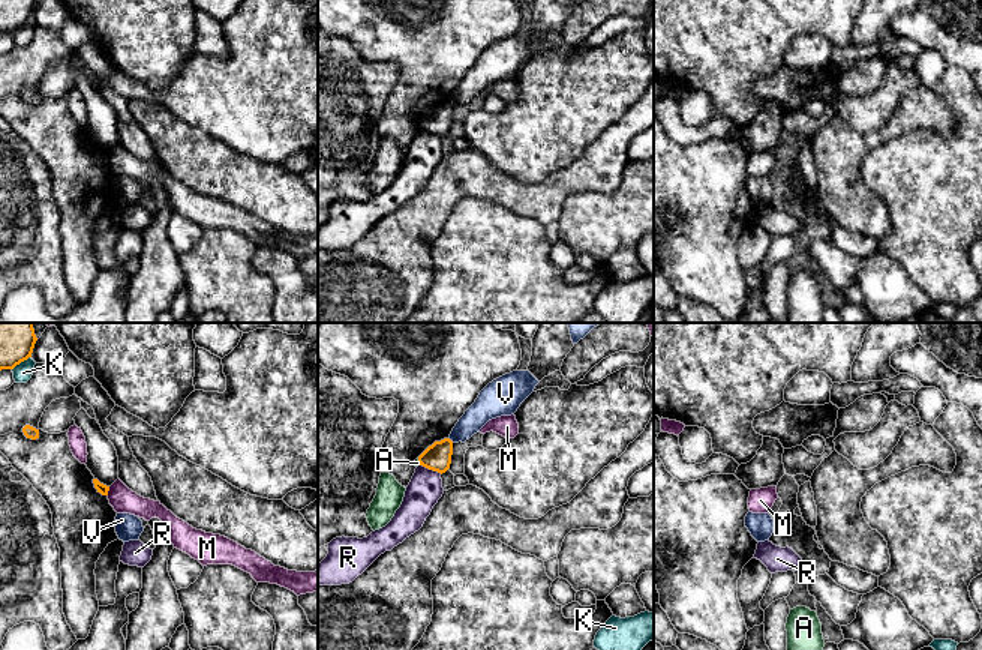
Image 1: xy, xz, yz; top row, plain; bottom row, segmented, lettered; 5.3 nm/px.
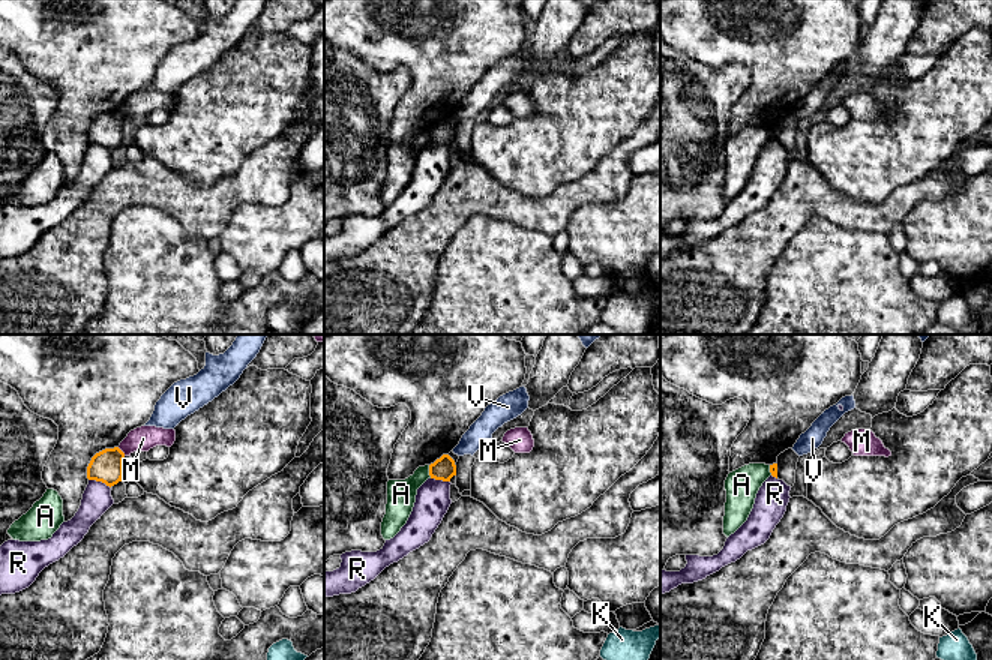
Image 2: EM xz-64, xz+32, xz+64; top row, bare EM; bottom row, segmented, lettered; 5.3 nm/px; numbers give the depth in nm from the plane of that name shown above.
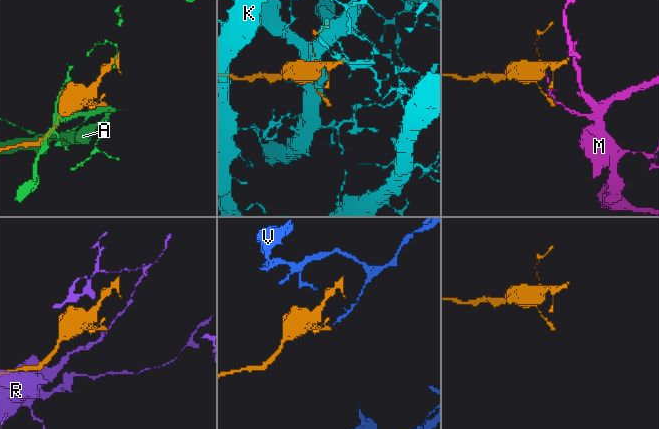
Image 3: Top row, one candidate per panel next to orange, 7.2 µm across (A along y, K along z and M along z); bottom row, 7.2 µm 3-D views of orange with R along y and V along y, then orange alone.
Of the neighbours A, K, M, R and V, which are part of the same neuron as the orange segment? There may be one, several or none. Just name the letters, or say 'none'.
none

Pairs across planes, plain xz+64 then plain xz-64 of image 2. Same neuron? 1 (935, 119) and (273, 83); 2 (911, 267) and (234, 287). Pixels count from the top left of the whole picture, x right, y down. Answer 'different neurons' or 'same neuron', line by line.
1: same neuron
2: different neurons

